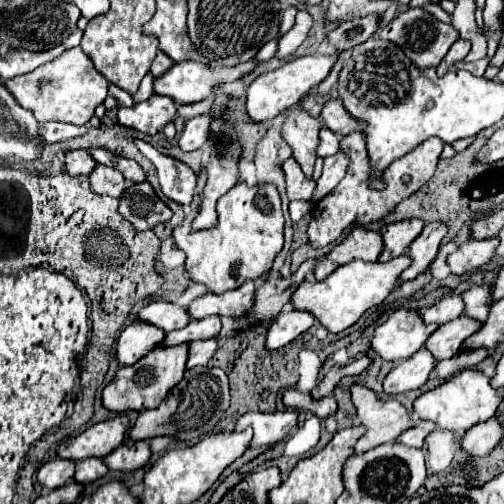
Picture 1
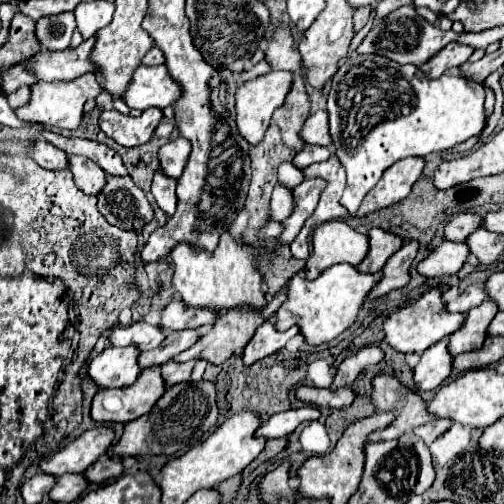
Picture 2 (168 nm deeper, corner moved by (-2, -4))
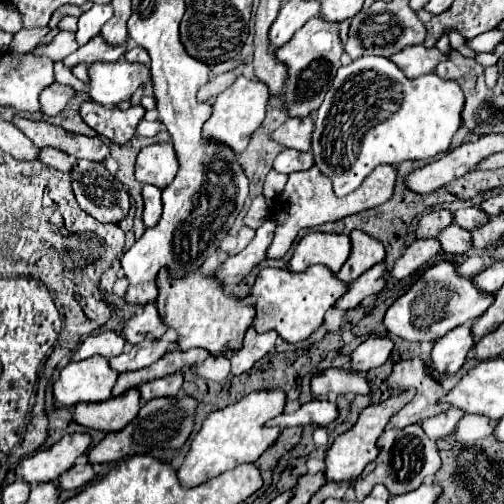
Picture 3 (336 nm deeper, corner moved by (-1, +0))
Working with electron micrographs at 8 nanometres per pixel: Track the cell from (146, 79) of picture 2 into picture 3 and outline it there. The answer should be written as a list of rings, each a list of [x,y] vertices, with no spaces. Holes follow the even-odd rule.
[[[117,60],[117,62],[93,62],[87,66],[89,82],[87,82],[87,94],[89,100],[103,104],[103,106],[117,106],[119,102],[127,100],[133,96],[137,86],[151,86],[151,74],[147,74],[147,66],[143,64],[133,64],[127,60]]]

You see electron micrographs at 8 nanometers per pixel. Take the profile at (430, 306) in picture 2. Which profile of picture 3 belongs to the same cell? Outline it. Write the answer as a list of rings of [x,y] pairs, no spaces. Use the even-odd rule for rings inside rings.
[[[437,262],[435,266],[427,268],[423,276],[389,306],[383,324],[391,334],[401,336],[403,340],[439,340],[453,328],[479,318],[491,306],[491,302],[493,294],[479,290],[473,284],[473,278],[459,276],[453,262]],[[413,320],[431,320],[431,324],[425,328],[417,328]]]

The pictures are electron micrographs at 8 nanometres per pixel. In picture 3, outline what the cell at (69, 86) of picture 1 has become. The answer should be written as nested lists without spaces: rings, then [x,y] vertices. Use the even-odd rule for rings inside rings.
[[[51,84],[47,90],[43,90],[41,94],[41,112],[47,116],[57,116],[69,102],[69,98],[73,96],[75,90],[71,90],[69,86],[61,86],[61,84]]]

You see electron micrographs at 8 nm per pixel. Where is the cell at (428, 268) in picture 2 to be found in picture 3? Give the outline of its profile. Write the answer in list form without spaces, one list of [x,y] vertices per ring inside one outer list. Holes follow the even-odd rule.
[[[435,238],[415,240],[413,244],[407,246],[407,250],[401,254],[401,258],[397,258],[397,262],[389,270],[389,274],[397,280],[411,276],[415,270],[419,270],[423,264],[427,264],[437,254],[439,254],[439,242],[435,242]]]

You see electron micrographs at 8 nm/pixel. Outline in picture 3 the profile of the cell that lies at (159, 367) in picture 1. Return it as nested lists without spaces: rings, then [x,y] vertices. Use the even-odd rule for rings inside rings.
[[[137,388],[127,390],[119,398],[109,398],[107,402],[99,402],[99,406],[75,406],[73,422],[85,428],[101,430],[101,432],[119,432],[123,430],[139,412],[139,392]]]

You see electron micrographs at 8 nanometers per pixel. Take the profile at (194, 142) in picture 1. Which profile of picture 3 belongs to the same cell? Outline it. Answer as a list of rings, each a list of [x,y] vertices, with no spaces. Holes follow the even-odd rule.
[[[153,144],[139,152],[135,178],[141,184],[151,184],[163,190],[173,182],[177,168],[179,162],[175,162],[175,150],[171,150],[171,144]]]

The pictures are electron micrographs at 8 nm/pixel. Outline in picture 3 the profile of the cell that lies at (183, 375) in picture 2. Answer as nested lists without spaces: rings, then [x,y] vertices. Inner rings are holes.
[[[181,372],[167,376],[167,378],[159,378],[155,382],[147,382],[143,386],[139,386],[139,394],[141,394],[141,402],[149,402],[153,398],[173,398],[183,384],[183,376]]]

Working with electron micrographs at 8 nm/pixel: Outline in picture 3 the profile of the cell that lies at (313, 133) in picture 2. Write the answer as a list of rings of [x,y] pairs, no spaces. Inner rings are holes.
[[[311,116],[297,118],[297,120],[295,118],[289,118],[277,130],[273,130],[269,138],[275,140],[277,144],[285,146],[285,148],[295,148],[299,152],[305,152],[305,150],[309,150],[311,130],[313,130]]]

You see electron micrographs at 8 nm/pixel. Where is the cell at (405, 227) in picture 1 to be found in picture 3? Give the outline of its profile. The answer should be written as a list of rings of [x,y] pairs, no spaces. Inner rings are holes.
[[[353,230],[349,238],[351,238],[351,254],[343,264],[343,268],[335,274],[345,284],[351,284],[355,278],[359,278],[363,272],[367,272],[371,266],[379,264],[385,258],[383,244],[373,242],[373,238],[363,234],[361,230]]]

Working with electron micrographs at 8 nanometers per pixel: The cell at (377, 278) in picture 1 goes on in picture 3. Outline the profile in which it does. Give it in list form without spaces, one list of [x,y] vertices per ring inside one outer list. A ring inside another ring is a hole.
[[[309,266],[305,272],[289,272],[287,268],[263,268],[257,276],[257,280],[251,286],[251,296],[257,298],[255,302],[255,320],[253,320],[253,328],[257,332],[269,332],[275,330],[285,342],[301,342],[305,340],[313,330],[317,330],[323,324],[323,316],[325,312],[335,304],[337,298],[343,296],[343,292],[347,290],[347,284],[339,282],[339,278],[333,276],[331,270],[327,270],[327,266]]]

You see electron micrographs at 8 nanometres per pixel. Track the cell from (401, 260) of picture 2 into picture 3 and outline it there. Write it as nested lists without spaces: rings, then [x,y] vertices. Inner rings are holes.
[[[375,264],[371,270],[367,270],[363,276],[359,276],[355,282],[349,284],[347,292],[335,302],[335,308],[339,308],[339,310],[351,310],[363,298],[367,298],[367,296],[377,294],[379,290],[383,290],[383,286],[385,286],[383,274],[387,274],[387,268],[383,268],[381,264]]]

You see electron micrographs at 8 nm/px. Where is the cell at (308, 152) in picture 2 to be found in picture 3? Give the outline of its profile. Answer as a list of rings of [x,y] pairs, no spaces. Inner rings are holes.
[[[281,150],[273,160],[273,170],[281,174],[293,174],[311,168],[311,152],[297,152],[297,150]]]

